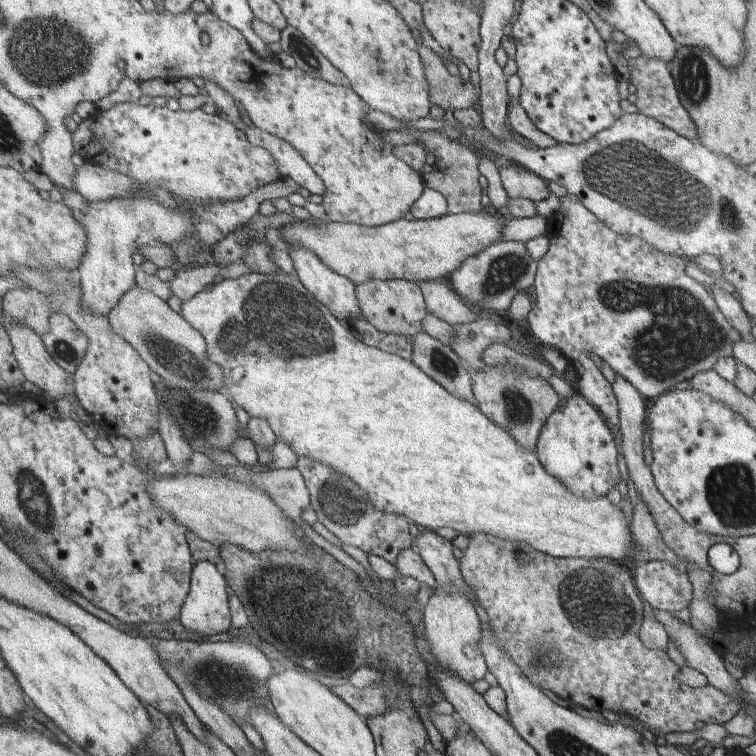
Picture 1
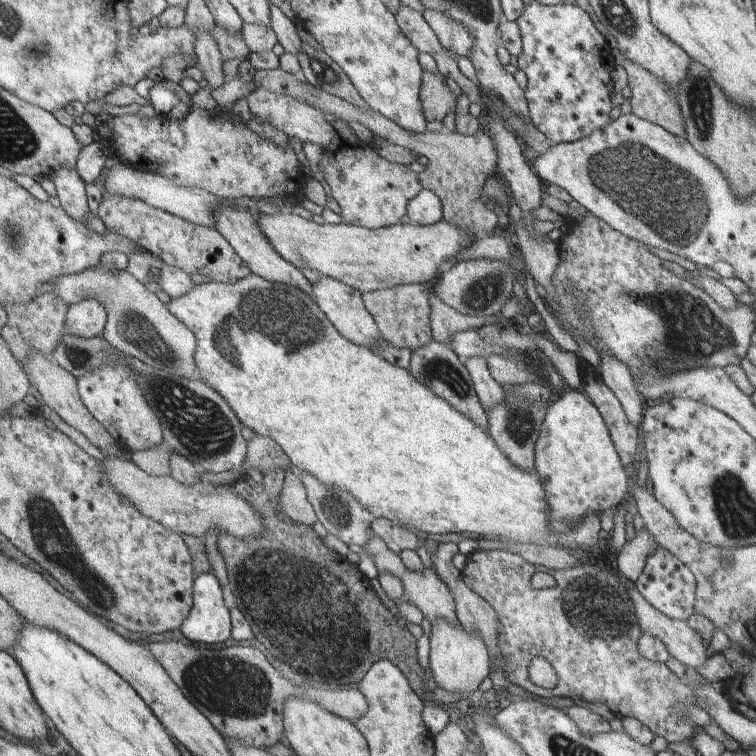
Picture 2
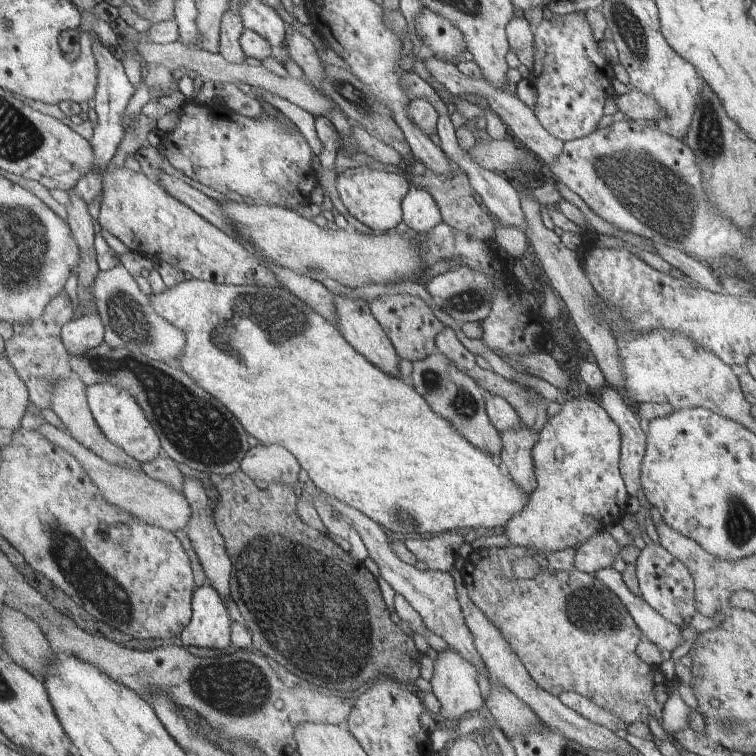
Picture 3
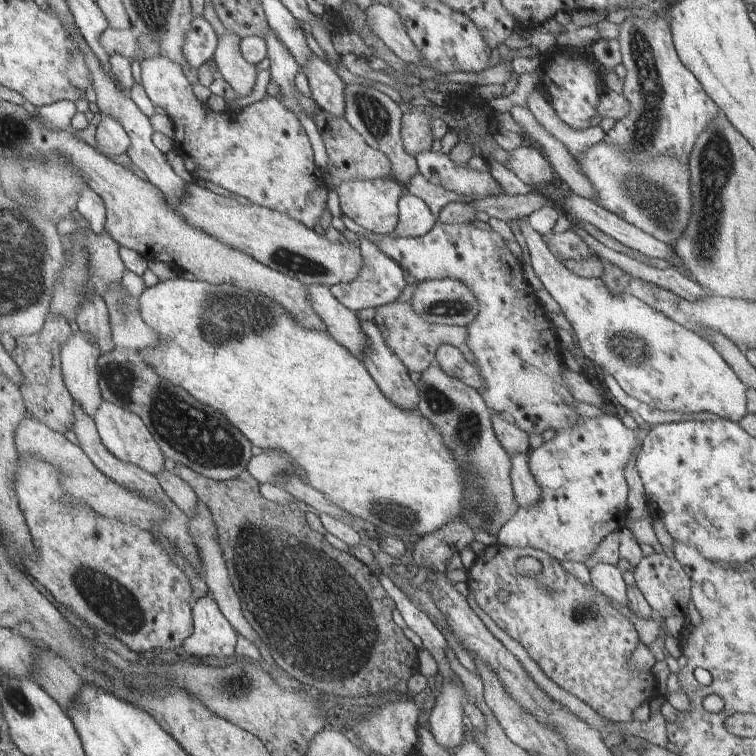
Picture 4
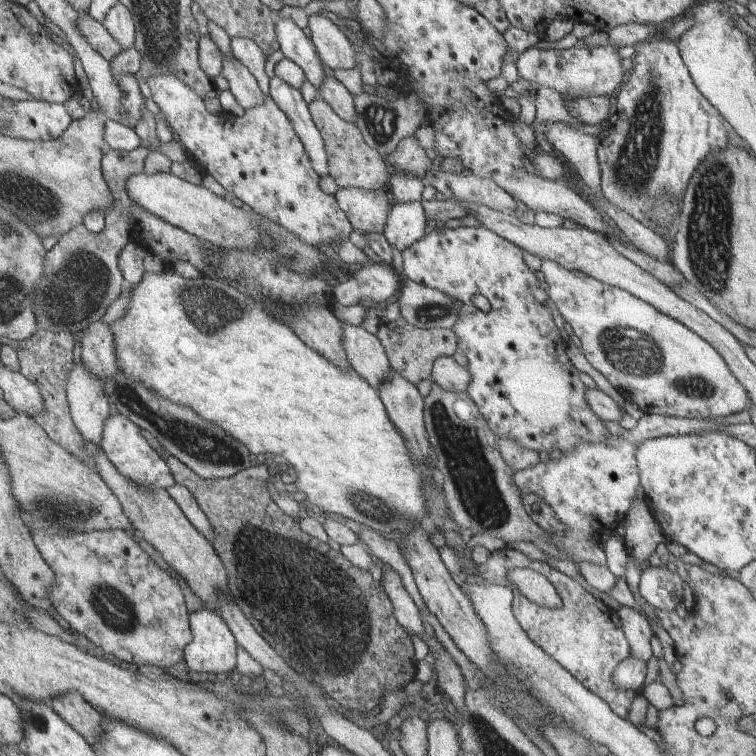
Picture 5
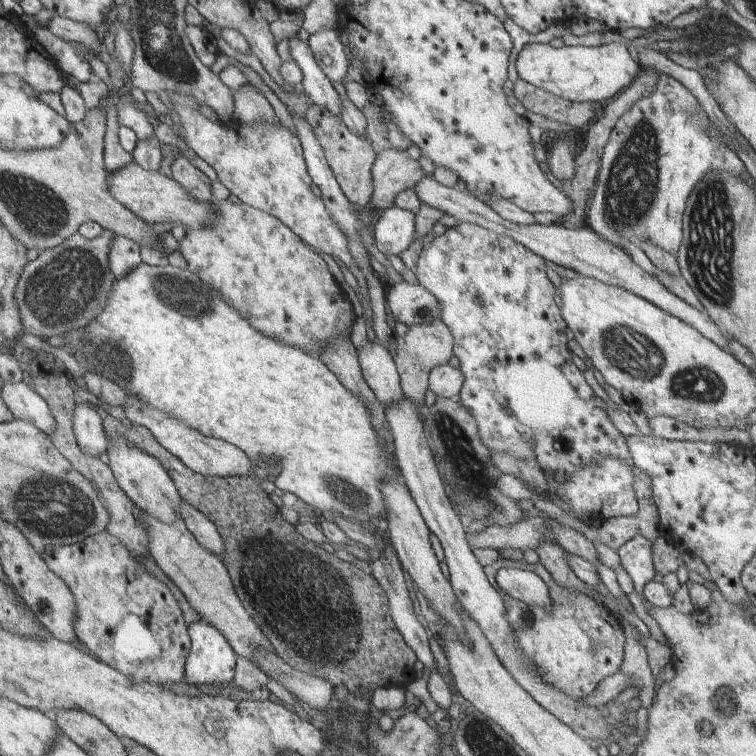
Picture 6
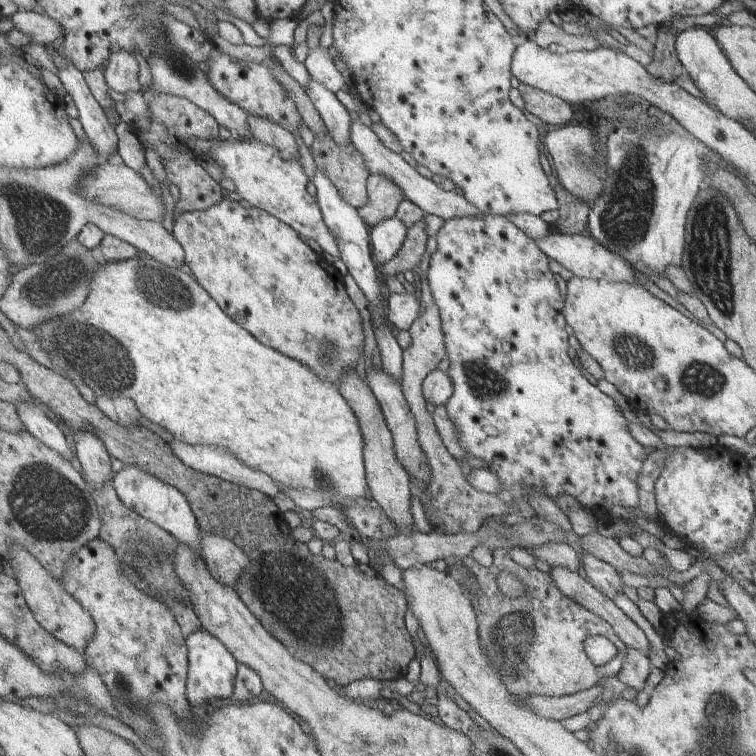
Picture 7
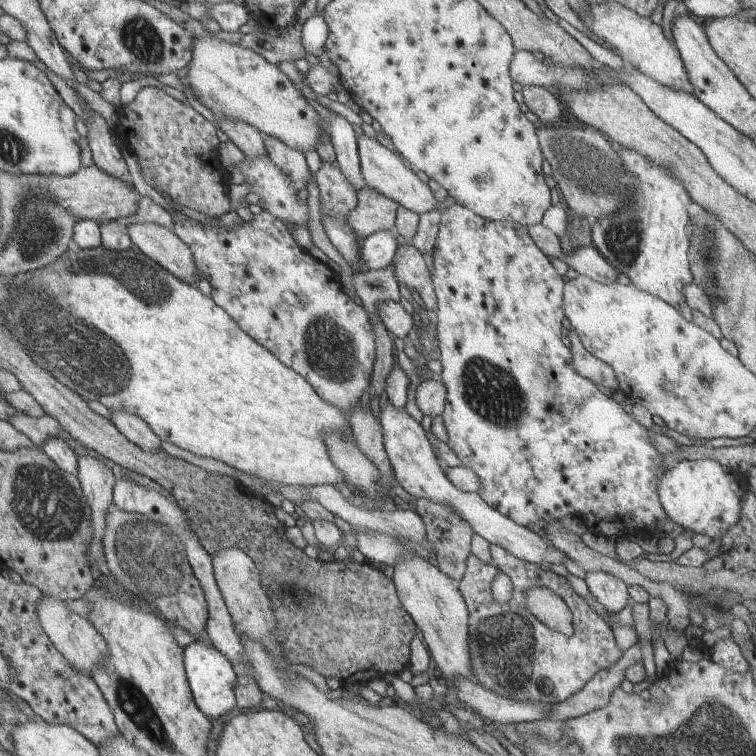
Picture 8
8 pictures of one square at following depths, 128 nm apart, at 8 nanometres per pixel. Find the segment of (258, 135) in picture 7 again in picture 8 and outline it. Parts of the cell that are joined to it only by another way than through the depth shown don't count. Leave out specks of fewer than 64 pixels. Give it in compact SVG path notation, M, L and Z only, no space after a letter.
M263 135L267 146L268 157L290 178L296 190L306 189L312 172L309 170L303 152L290 148L283 140Z

